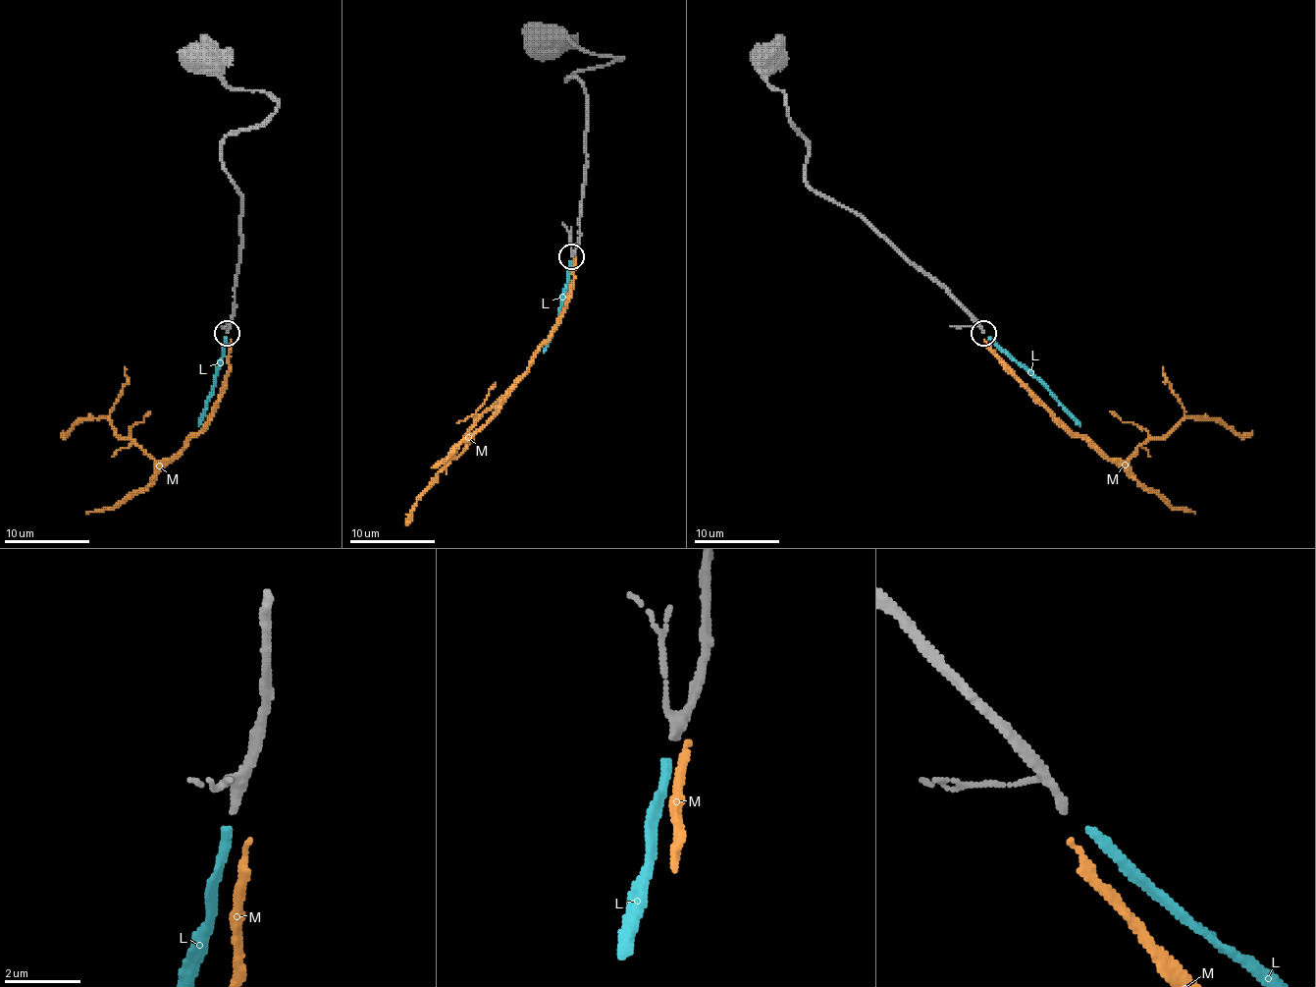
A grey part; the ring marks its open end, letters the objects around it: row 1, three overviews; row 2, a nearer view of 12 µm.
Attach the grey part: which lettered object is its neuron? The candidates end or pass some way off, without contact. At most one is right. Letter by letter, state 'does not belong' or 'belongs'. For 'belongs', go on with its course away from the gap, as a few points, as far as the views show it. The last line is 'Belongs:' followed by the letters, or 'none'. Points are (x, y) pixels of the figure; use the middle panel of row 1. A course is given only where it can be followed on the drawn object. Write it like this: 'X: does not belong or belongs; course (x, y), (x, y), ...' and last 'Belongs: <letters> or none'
L: belongs; course (571, 261), (558, 322), (544, 353)
M: does not belong
Belongs: L

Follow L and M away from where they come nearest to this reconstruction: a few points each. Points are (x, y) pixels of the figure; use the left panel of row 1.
L: (226, 337), (213, 392), (198, 426)
M: (231, 339), (216, 410), (171, 458), (154, 460), (107, 417), (63, 430)

